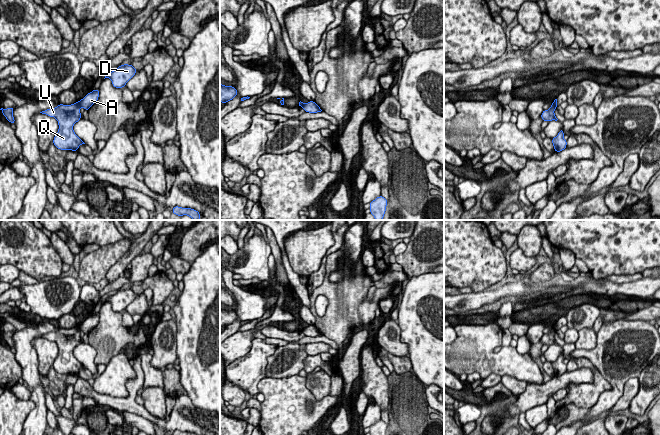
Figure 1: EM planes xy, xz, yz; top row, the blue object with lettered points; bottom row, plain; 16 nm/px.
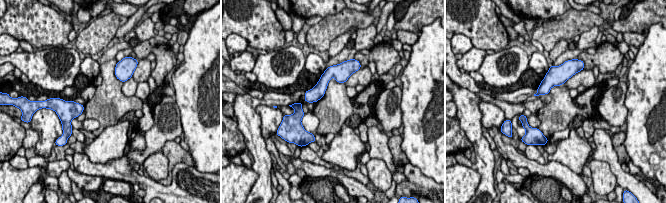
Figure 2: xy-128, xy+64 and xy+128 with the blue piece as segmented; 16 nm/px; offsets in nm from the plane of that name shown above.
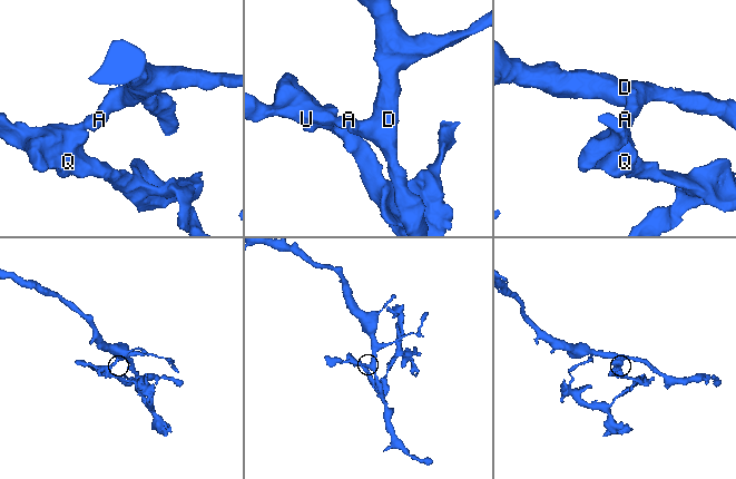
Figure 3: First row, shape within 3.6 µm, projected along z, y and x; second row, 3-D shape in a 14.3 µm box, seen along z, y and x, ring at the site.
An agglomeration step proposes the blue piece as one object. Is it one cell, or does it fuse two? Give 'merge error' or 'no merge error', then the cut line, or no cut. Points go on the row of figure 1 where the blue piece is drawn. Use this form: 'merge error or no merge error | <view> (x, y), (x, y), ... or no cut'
merge error | xy (77, 102), (80, 106)

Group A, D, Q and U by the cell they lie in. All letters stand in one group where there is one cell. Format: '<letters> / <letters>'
A D / Q U

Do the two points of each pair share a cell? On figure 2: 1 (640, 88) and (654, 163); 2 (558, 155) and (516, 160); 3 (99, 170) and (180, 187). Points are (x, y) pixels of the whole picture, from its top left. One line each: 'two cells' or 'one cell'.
1: one cell
2: two cells
3: one cell

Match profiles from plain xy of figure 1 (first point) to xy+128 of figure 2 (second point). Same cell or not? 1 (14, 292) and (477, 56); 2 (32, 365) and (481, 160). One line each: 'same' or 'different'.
1: same
2: same

